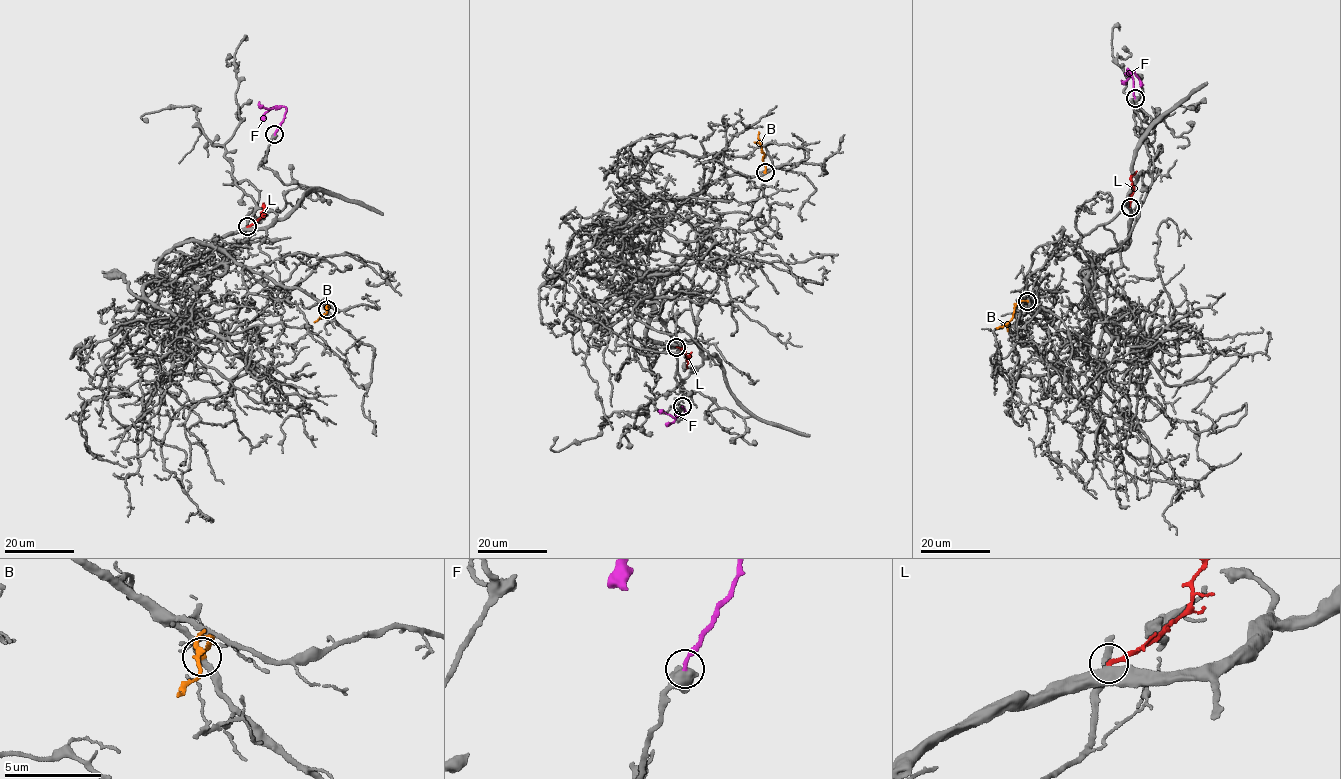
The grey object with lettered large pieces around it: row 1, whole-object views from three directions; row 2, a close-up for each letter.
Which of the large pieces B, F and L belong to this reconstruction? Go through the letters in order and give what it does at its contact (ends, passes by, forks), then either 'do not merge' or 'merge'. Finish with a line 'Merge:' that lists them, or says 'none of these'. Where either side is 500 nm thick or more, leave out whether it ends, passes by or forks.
B: it ends; do not merge
F: merge
L: it ends; do not merge
Merge: F

